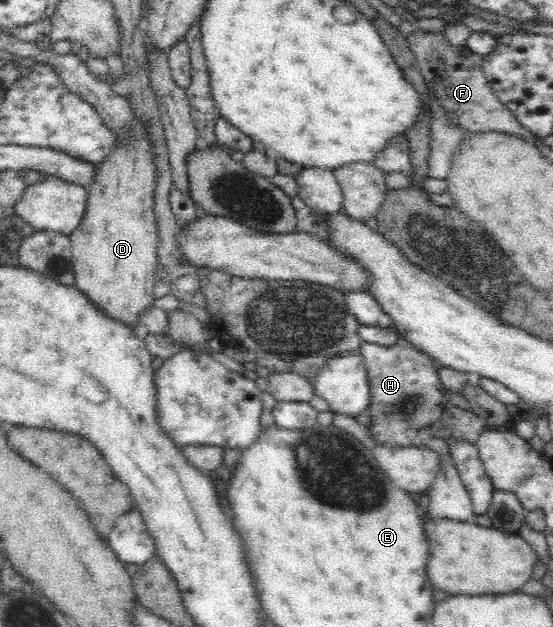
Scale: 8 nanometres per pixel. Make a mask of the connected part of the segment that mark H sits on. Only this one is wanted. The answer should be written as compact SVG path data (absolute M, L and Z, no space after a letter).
M408 341L406 345L404 342L392 344L392 346L382 346L381 344L372 344L370 342L363 342L359 346L361 355L364 357L364 368L366 369L366 381L368 381L368 394L370 396L370 402L368 402L367 414L370 418L370 425L368 426L368 435L374 439L374 446L386 446L388 447L405 447L405 446L416 446L424 447L427 442L432 438L441 438L439 432L446 428L445 422L443 421L443 414L445 413L445 406L452 405L448 397L448 389L442 385L438 377L438 370L440 365L432 358L429 354L422 352L415 348L415 346Z

